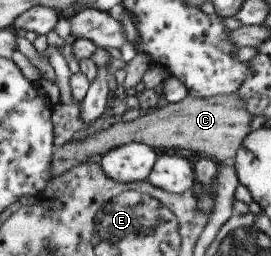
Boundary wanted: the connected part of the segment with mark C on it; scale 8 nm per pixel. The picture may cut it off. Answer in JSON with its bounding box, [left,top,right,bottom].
[51,93,251,178]

